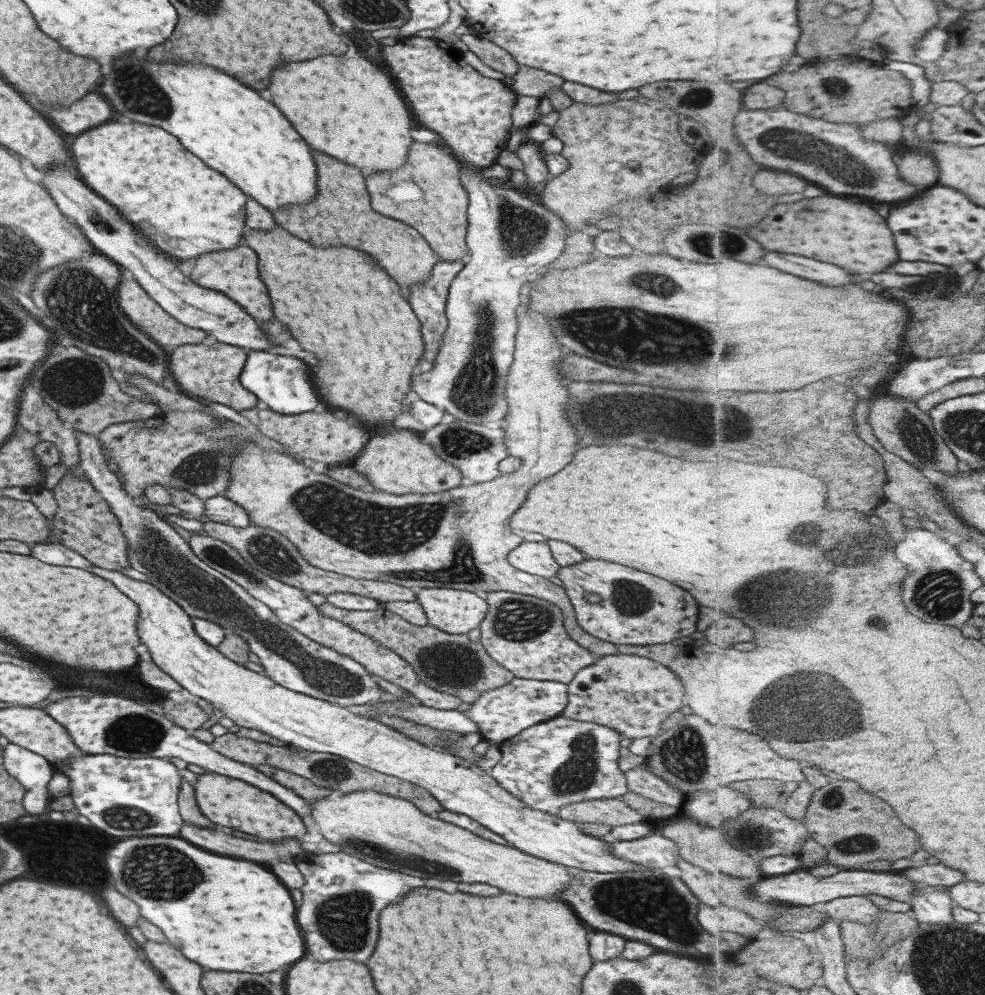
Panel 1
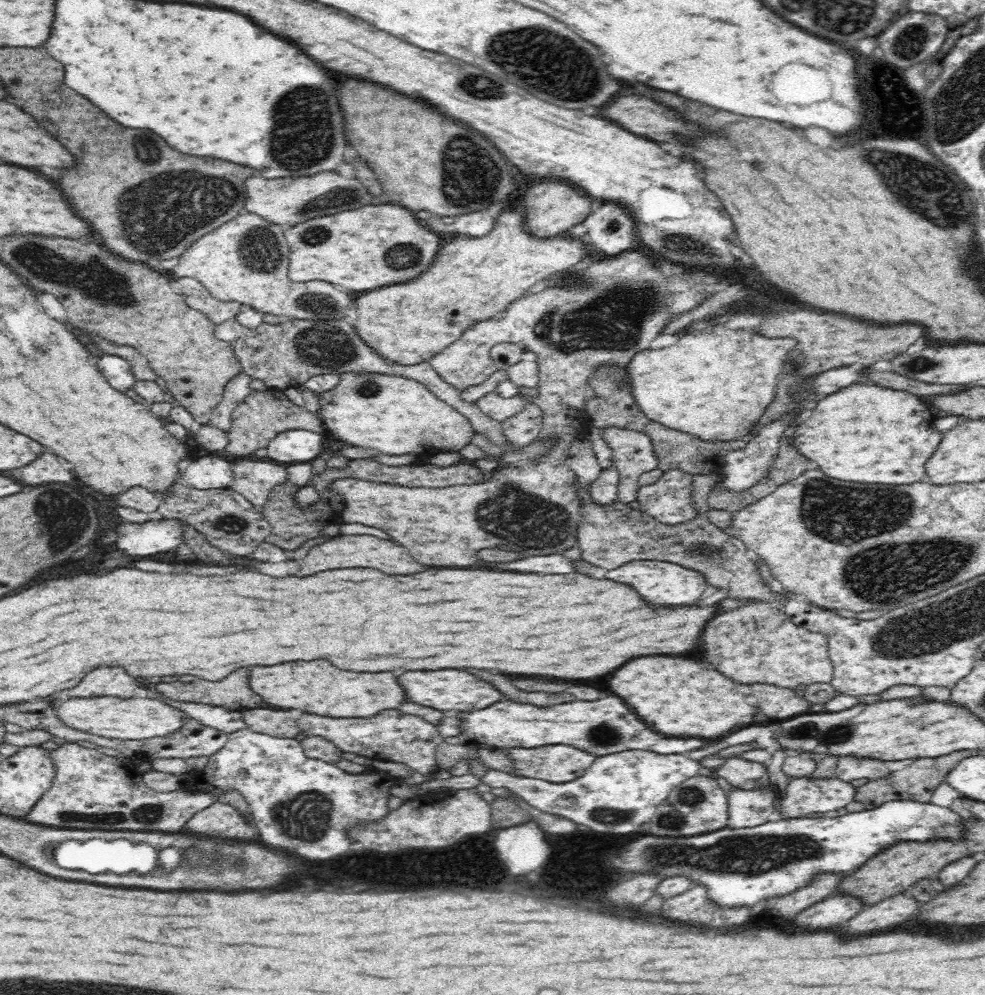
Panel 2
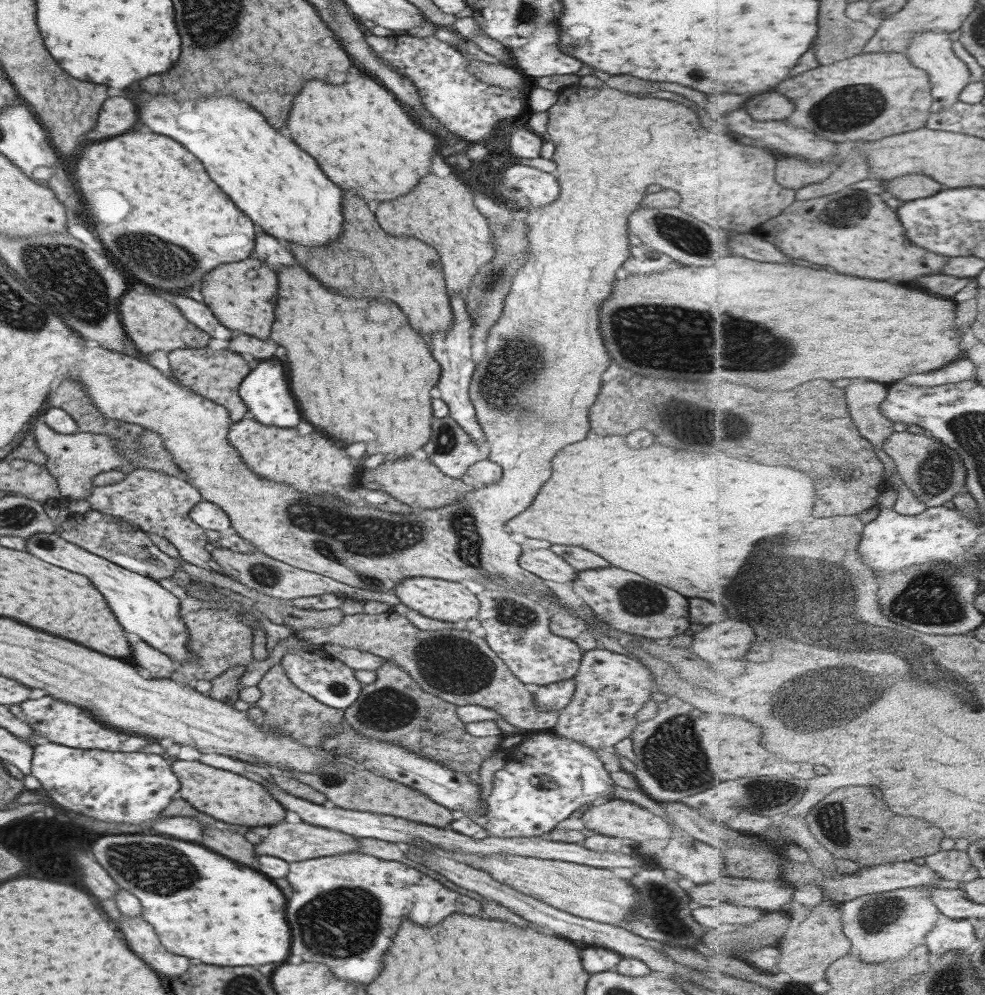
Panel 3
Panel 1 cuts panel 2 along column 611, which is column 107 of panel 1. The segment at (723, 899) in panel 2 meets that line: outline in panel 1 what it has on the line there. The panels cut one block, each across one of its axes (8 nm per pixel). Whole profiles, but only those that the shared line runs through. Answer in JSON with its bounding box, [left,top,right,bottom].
[107,836,305,974]

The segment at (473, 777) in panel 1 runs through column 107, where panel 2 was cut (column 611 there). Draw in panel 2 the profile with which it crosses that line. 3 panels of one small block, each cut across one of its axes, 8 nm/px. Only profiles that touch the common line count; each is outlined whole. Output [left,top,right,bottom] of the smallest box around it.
[606,560,706,608]

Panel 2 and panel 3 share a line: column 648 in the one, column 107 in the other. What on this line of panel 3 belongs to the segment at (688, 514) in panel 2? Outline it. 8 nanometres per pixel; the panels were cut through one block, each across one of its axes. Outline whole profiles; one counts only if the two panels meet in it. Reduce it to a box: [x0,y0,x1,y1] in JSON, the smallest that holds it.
[84,469,224,574]

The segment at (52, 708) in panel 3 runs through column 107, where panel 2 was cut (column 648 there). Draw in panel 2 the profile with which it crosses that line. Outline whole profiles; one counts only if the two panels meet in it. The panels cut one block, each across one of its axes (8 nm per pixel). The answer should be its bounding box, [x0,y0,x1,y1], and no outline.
[458,696,702,757]

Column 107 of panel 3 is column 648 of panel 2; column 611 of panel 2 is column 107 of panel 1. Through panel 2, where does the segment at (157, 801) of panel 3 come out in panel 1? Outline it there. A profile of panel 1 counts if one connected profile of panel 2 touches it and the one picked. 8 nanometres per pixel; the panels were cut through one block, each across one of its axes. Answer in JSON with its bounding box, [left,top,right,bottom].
[51,754,181,838]

